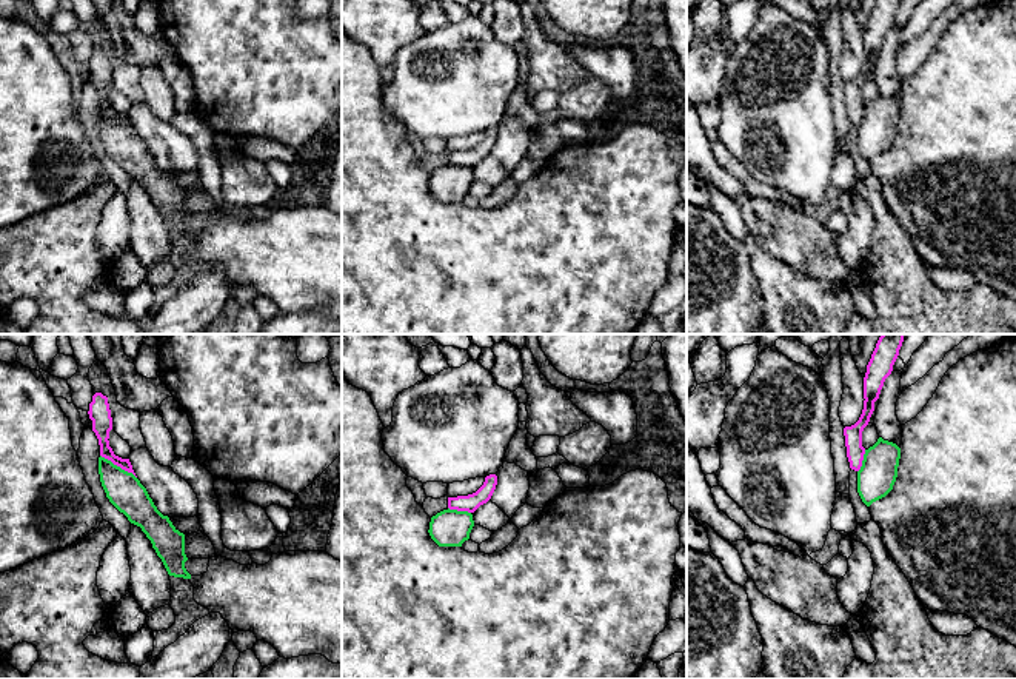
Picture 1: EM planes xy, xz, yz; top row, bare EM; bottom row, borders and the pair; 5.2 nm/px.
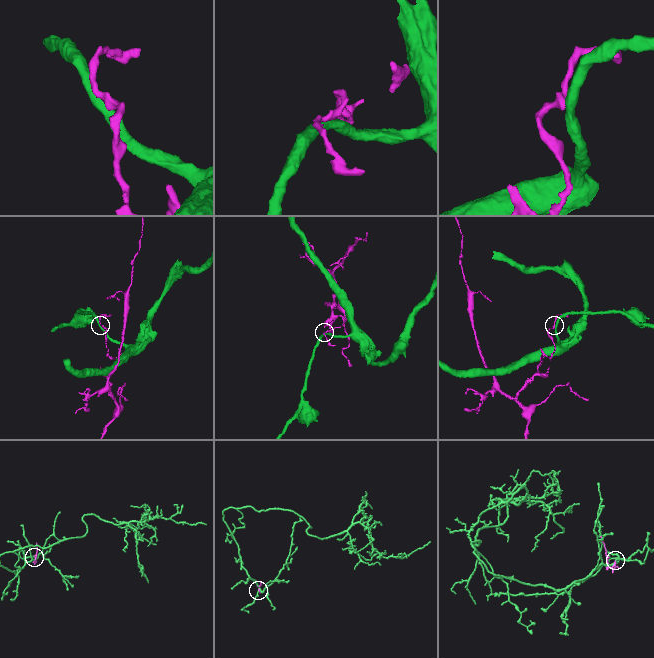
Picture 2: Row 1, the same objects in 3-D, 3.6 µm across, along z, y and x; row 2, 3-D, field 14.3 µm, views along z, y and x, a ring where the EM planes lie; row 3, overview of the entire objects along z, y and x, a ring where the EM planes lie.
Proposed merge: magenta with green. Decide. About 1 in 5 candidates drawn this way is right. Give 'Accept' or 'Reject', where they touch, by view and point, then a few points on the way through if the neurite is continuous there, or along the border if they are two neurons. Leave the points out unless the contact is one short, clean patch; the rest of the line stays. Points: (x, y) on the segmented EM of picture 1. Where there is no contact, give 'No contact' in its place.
Reject. Touches magenta at xy (119, 465). Boundary: xy (100, 454), (136, 478)

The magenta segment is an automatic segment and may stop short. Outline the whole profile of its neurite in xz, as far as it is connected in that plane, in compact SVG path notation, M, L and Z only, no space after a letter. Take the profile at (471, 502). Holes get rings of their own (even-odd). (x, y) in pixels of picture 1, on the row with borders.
M490 474L485 477L483 485L473 494L448 497L448 508L457 511L474 513L480 505L486 503L497 485L497 476Z

